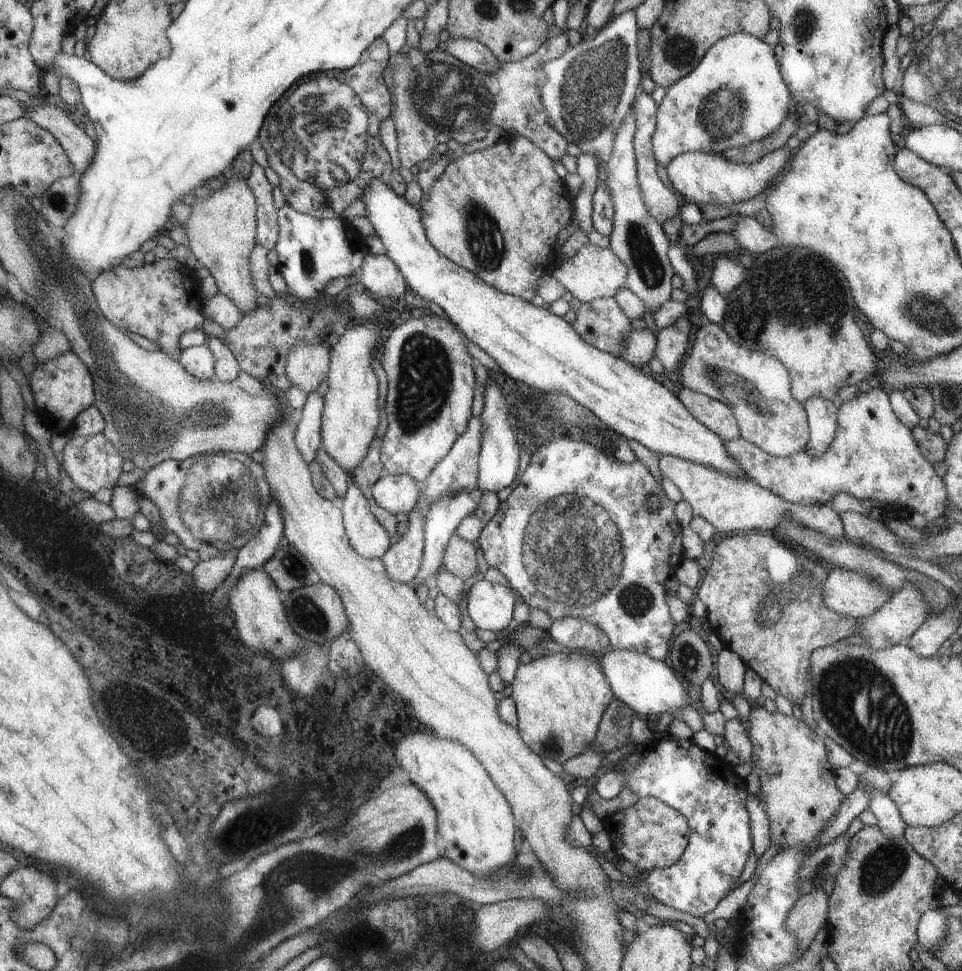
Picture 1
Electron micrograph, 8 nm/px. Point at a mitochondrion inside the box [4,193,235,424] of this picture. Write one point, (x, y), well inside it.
(44, 259)

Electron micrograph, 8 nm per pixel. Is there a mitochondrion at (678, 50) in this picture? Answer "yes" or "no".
yes

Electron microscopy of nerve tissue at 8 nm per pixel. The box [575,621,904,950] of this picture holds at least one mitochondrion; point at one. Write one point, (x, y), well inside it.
(823, 869)

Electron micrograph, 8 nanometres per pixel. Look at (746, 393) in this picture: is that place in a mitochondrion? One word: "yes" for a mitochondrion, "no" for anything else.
yes

